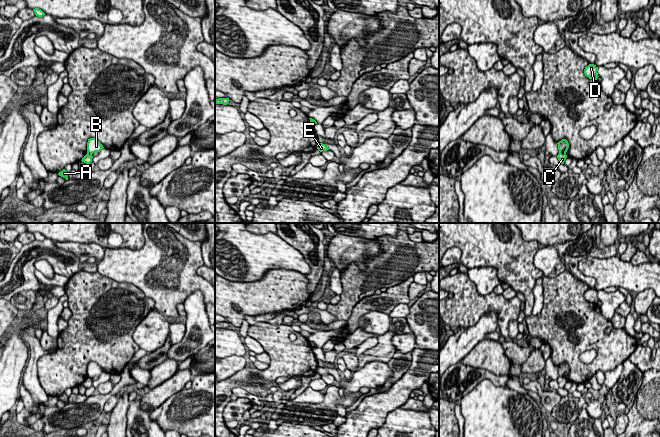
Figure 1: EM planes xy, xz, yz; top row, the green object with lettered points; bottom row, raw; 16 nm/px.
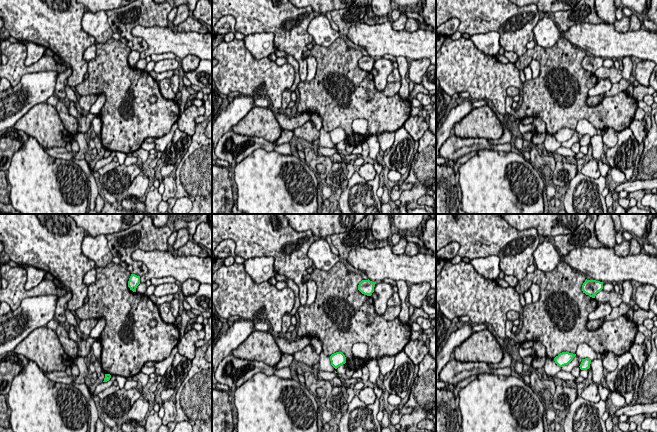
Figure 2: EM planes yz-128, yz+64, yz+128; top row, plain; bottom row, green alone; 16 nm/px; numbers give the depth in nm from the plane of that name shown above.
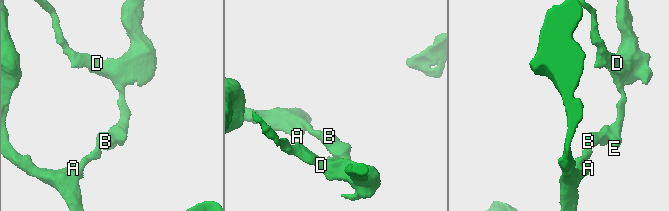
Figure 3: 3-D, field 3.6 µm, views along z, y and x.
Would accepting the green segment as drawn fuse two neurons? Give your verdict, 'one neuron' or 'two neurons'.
two neurons

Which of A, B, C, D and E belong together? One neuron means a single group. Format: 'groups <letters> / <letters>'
groups A C / B D E

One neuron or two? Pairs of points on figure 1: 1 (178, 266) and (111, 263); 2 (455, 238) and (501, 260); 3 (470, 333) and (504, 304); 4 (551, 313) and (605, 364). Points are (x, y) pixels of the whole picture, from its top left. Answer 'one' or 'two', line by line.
1: one
2: one
3: two
4: one

